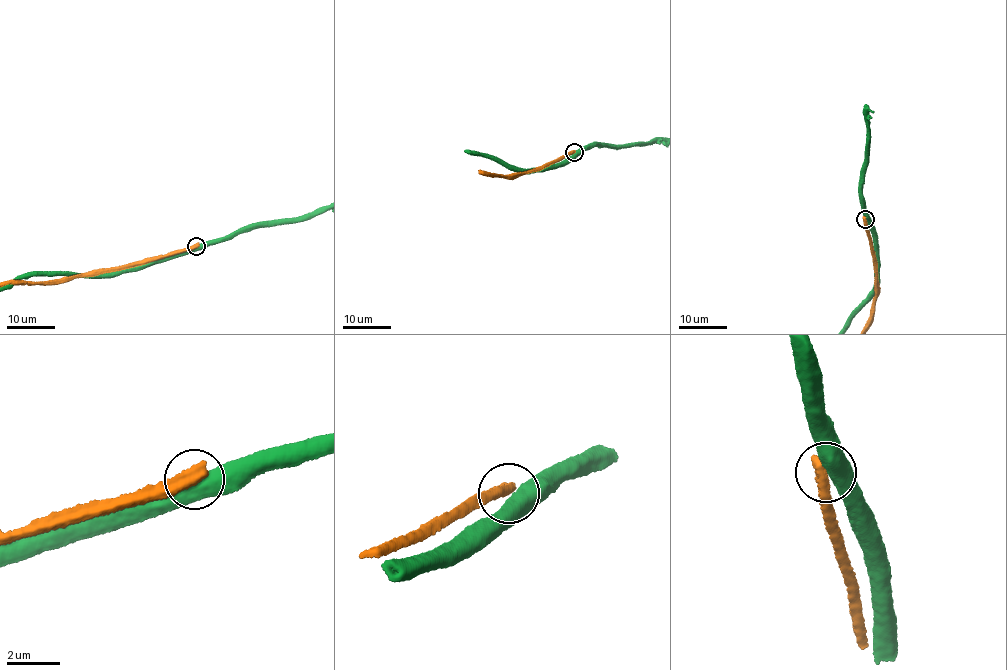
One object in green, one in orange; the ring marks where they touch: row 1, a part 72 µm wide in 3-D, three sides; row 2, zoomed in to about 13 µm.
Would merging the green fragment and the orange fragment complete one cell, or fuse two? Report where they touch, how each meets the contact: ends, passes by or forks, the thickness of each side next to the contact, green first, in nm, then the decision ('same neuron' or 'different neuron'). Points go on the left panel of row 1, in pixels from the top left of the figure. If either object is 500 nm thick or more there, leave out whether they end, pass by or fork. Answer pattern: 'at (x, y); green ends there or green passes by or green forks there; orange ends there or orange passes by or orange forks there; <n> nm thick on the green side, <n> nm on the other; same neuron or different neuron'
at (196, 246); 550 nm thick on the green side, 550 nm on the other; different neuron

